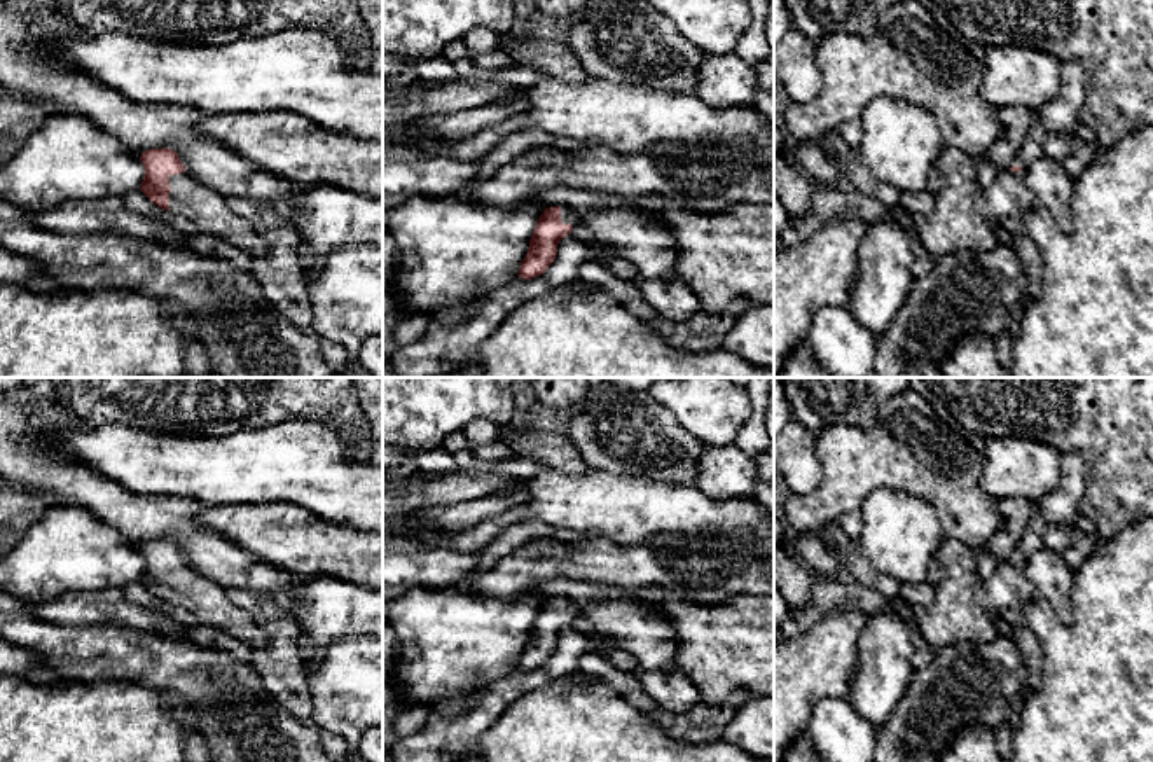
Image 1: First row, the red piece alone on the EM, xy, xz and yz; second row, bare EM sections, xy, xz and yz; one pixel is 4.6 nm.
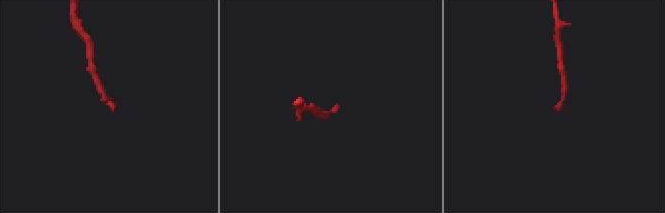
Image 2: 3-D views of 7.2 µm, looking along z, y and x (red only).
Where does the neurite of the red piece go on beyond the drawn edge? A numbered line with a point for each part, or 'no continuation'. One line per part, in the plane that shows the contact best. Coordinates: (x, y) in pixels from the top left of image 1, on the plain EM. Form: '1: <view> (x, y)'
1: xy (201, 596)

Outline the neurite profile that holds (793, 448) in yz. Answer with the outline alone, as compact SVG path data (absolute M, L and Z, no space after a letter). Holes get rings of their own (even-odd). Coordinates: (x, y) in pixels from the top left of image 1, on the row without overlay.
M795 419L774 437L774 465L791 493L809 495L821 484L823 472L814 442L816 435Z

